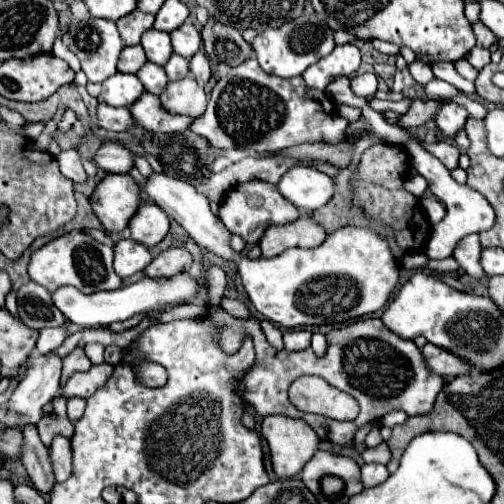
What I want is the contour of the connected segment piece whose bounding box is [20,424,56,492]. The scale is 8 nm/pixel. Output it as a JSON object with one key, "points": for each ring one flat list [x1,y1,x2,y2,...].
{"points":[[34,424,24,426,24,444,20,448,20,460,28,470,28,476,36,484,40,492,50,492,52,486,56,484,54,474,52,474,52,464,50,464,50,454,48,448,40,442,38,430]]}

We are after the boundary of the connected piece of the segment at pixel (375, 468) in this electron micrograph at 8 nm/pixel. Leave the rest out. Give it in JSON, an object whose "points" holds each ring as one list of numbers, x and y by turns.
{"points":[[364,464,362,466,362,484,364,488,374,488,388,478,388,470,382,464]]}

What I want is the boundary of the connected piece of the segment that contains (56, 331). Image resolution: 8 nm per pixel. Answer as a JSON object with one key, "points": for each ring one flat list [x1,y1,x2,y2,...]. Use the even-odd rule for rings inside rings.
{"points":[[64,322,64,324,58,326,58,328,44,328,44,330,40,330,38,344,36,344,38,352,40,352,40,354,48,354,48,352,56,350,58,346,62,346,64,338,68,338,68,334,70,334,68,326,70,326,70,322]]}

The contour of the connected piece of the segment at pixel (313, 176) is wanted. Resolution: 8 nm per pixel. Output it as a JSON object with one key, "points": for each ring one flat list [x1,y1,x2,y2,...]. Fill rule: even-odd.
{"points":[[294,166,278,182,278,190,300,210,312,212,324,206,332,194,332,178,312,166]]}

